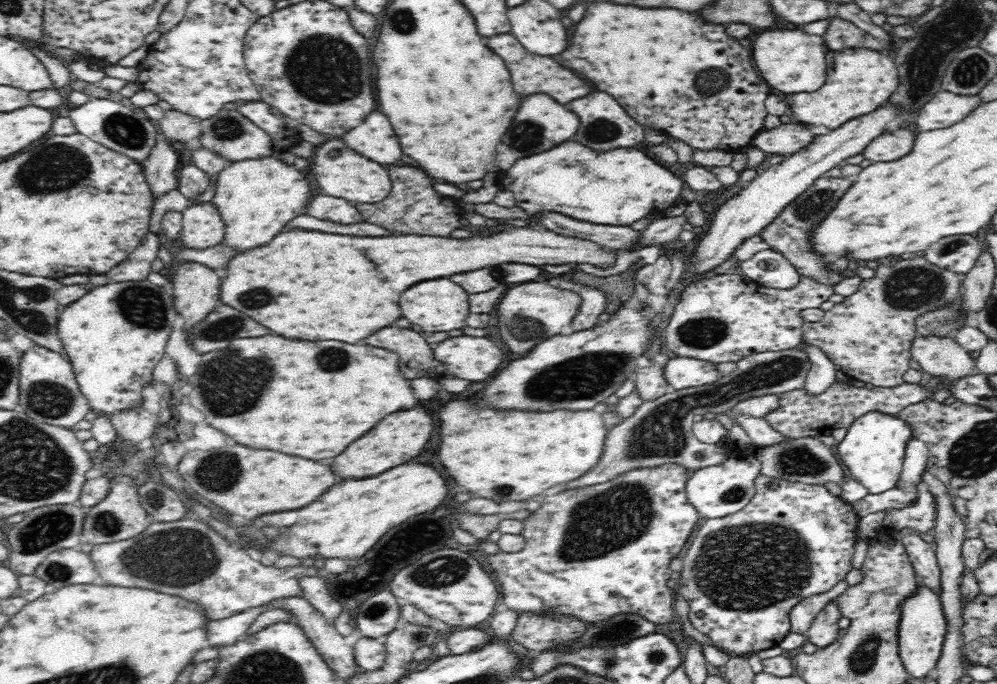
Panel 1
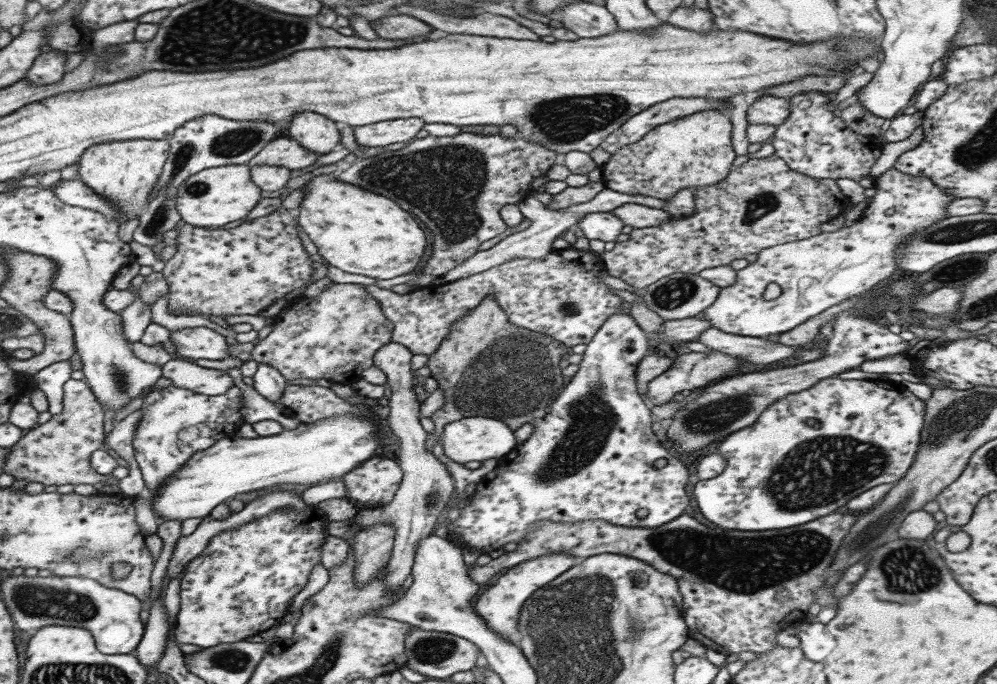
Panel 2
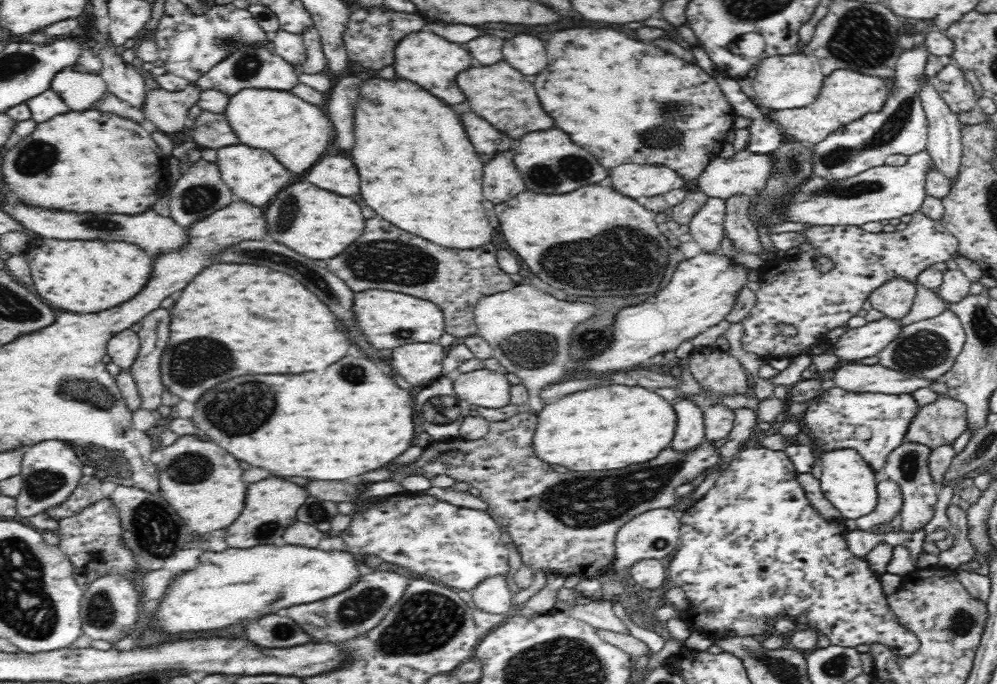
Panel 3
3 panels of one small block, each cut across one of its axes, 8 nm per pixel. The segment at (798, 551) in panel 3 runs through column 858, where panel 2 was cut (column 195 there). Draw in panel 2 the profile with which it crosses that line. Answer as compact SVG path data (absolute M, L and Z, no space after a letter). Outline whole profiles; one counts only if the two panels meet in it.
M306 504L305 511L297 511L296 508L287 509L275 508L269 514L264 514L261 518L256 518L251 522L242 524L239 528L222 530L211 537L207 546L195 557L192 558L180 573L179 589L179 610L176 614L174 639L177 644L194 644L202 649L209 648L221 643L239 642L248 636L253 636L266 631L270 626L278 625L280 620L287 614L288 607L293 597L305 586L307 576L311 567L320 562L320 548L324 541L324 526L329 523L326 516L316 508L316 505Z

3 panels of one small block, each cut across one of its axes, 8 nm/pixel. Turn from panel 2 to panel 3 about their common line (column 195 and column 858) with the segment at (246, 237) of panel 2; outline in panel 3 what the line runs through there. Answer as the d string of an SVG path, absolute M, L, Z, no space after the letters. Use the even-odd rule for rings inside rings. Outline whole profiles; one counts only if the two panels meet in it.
M918 209L902 231L870 233L858 226L814 226L800 231L803 240L812 245L809 250L800 251L793 257L776 257L768 259L757 271L758 289L754 290L755 304L744 320L741 321L746 335L742 340L744 350L769 359L794 359L800 352L815 341L823 340L832 329L843 328L851 318L858 316L862 306L869 300L870 294L892 278L902 278L919 287L919 274L934 264L940 264L950 258L952 252L958 250L959 242L941 221L936 221ZM818 254L829 256L835 267L828 273L820 273L812 267L812 257ZM778 323L793 324L798 328L796 337L786 338L778 335Z

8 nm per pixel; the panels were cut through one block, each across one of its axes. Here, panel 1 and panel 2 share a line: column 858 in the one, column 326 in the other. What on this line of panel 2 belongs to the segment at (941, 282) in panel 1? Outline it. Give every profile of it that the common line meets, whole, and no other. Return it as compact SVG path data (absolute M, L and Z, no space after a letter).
M331 283L317 296L306 297L300 295L288 301L288 309L272 319L273 329L265 339L246 355L246 358L256 363L265 364L276 369L286 380L295 378L309 378L351 386L361 378L361 371L372 366L373 354L389 344L392 338L392 326L384 318L381 305L366 288L351 283Z

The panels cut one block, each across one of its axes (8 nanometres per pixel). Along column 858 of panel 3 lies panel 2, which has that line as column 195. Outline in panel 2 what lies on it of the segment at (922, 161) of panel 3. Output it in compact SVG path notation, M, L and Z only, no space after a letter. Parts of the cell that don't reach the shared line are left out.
M249 166L209 167L188 176L177 188L174 198L180 219L195 227L223 228L241 222L260 200L261 190L251 182Z

